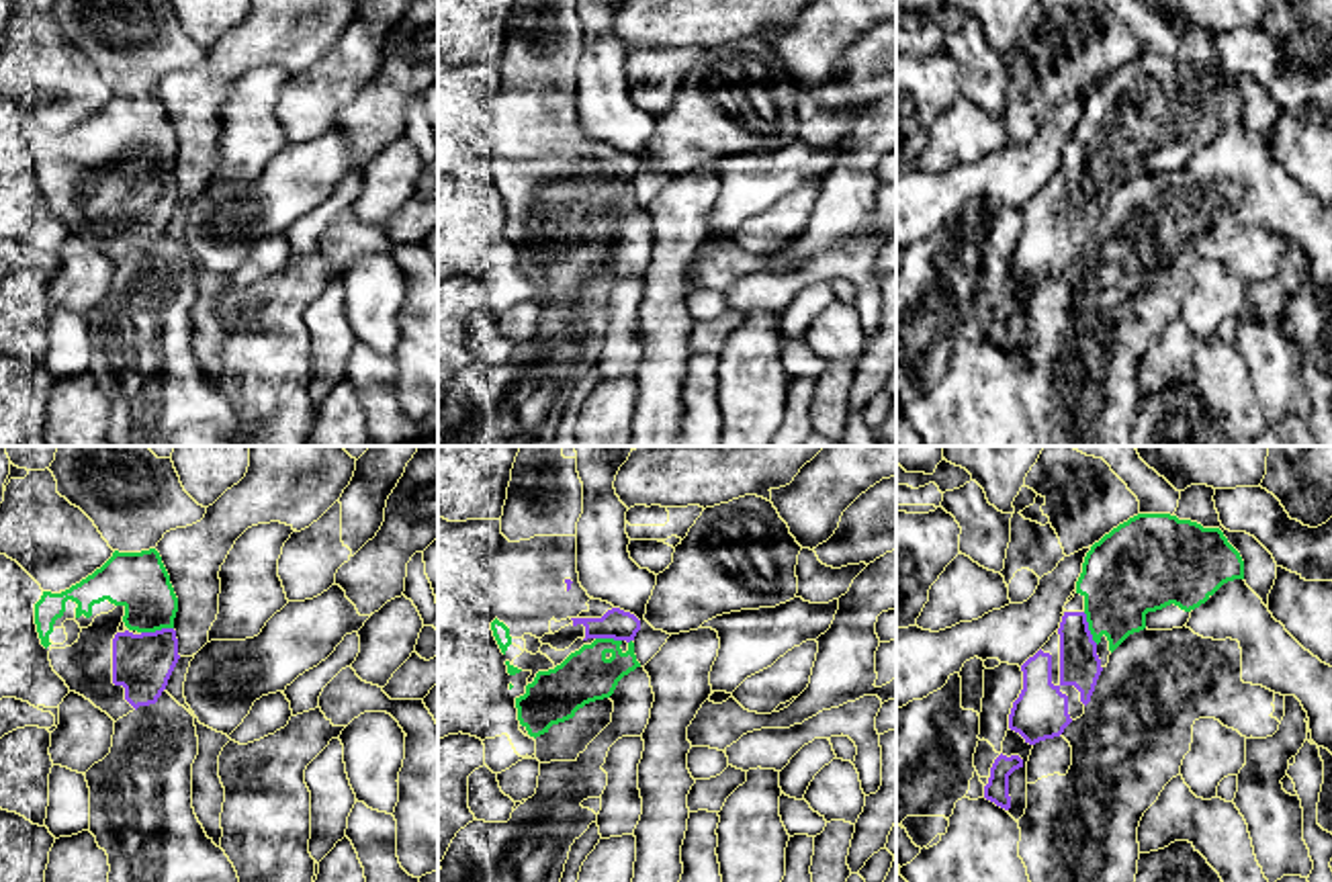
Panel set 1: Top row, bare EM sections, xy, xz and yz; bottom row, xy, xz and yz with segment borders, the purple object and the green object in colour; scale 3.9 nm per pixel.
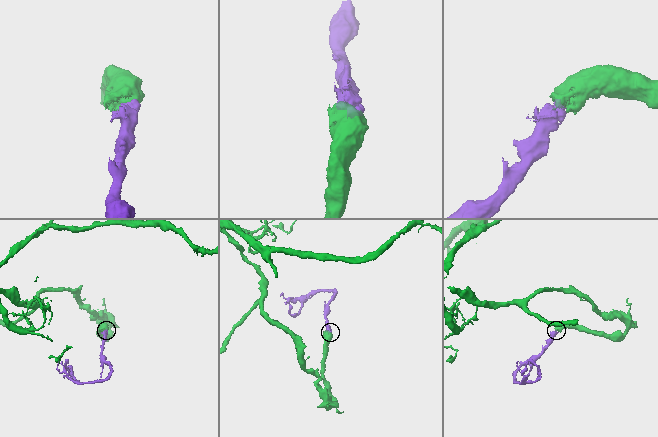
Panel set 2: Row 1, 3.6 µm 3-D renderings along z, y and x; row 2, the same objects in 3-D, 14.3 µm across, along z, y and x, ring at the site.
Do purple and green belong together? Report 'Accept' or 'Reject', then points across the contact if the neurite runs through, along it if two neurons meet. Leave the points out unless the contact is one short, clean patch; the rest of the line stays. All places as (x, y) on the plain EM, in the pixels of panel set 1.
Accept. Path across: xy (142, 205), (156, 191), (156, 172), (150, 142), (140, 123)

